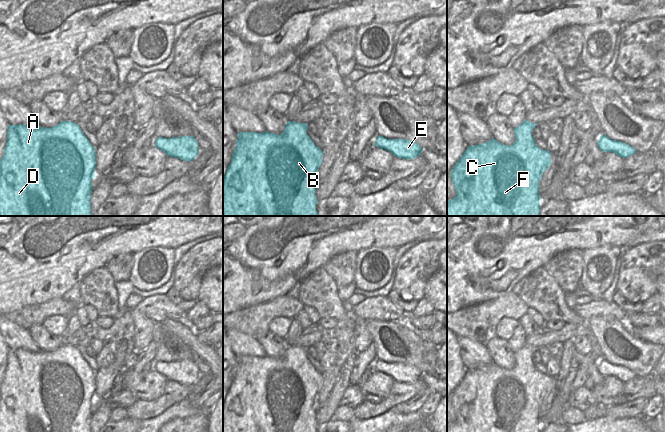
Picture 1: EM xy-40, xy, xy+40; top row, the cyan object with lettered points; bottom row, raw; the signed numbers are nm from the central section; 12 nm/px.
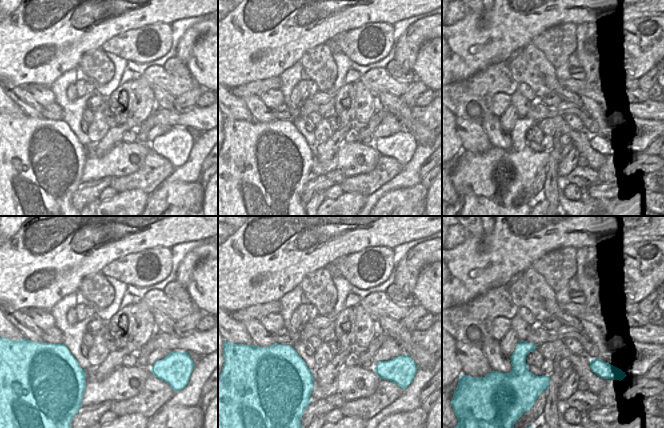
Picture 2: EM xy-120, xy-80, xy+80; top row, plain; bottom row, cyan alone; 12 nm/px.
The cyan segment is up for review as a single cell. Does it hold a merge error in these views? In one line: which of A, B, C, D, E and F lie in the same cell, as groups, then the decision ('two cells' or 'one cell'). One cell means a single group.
A B C D E F; one cell

